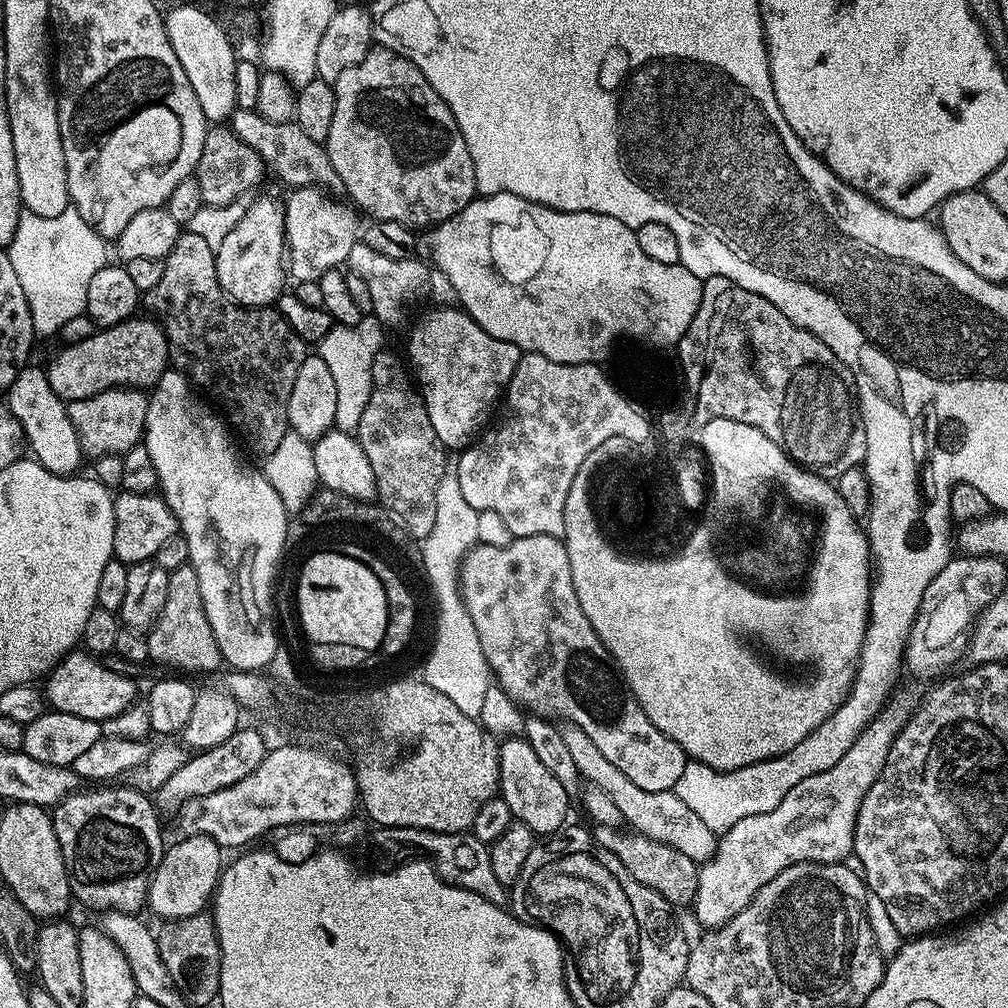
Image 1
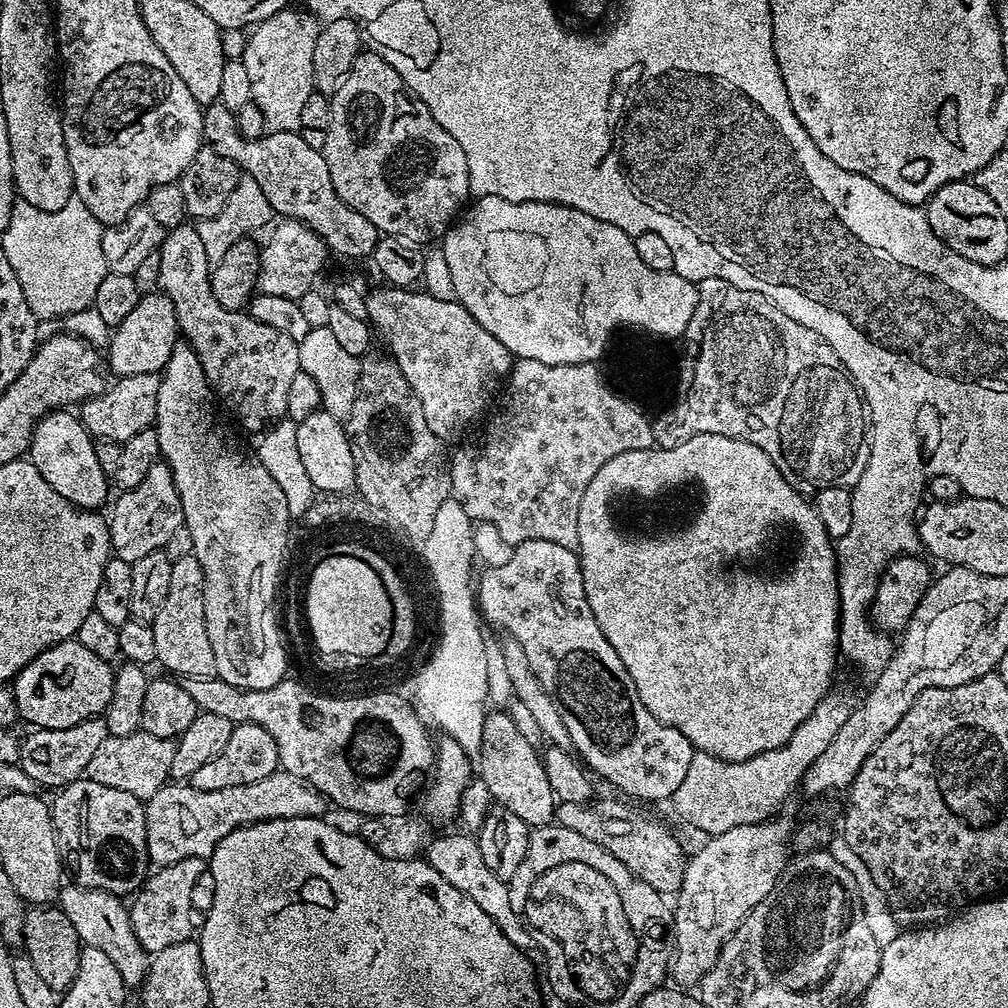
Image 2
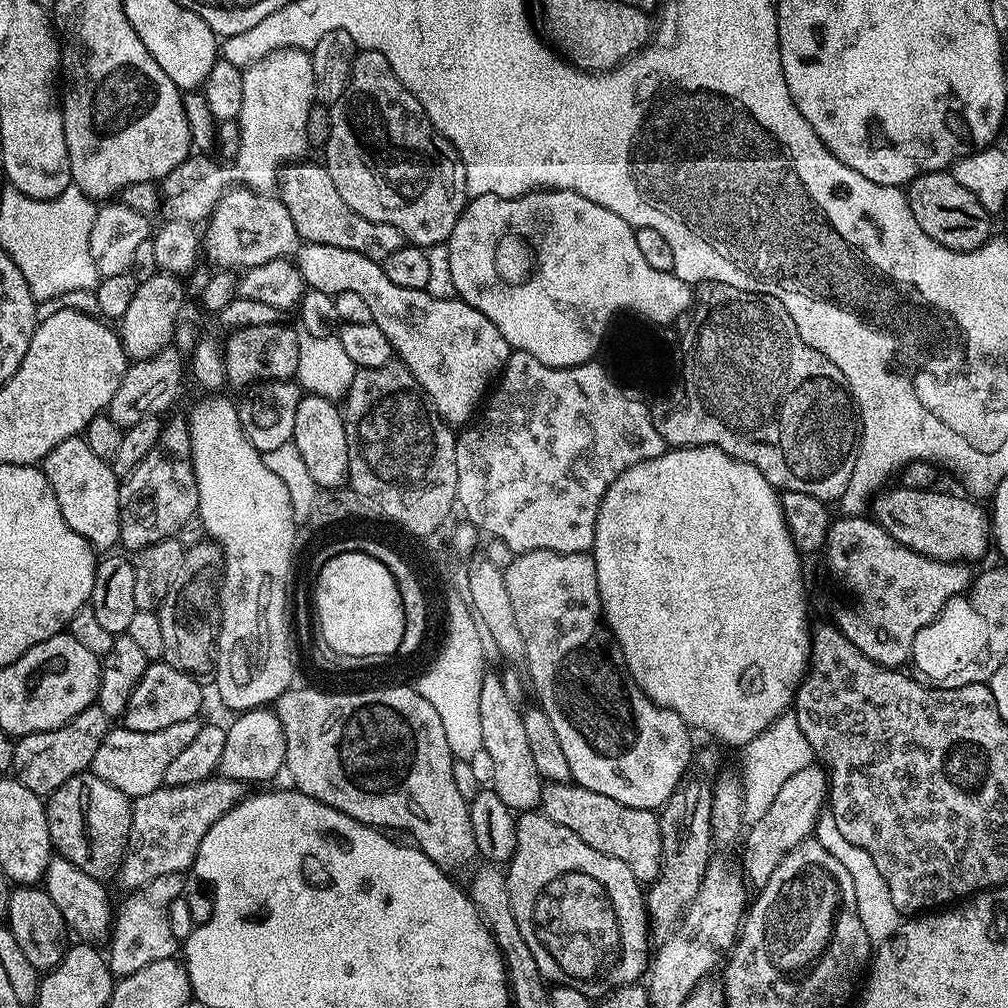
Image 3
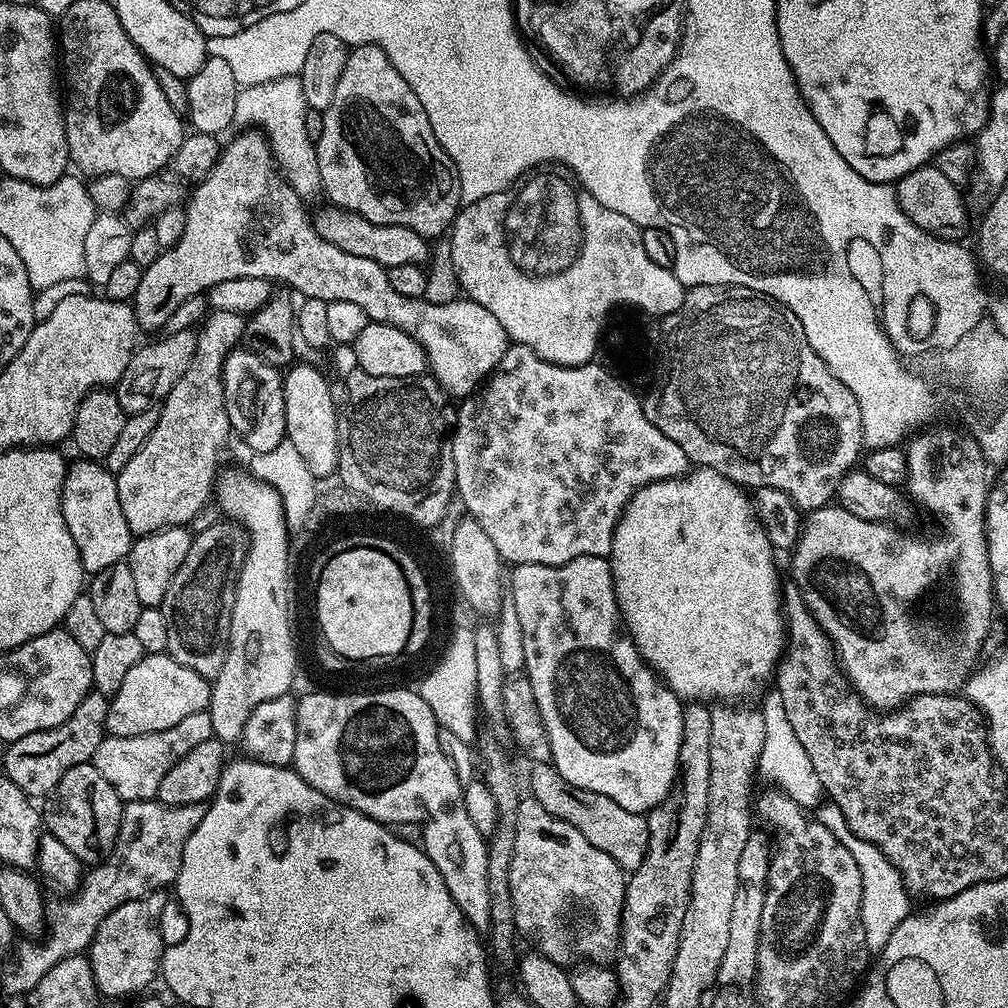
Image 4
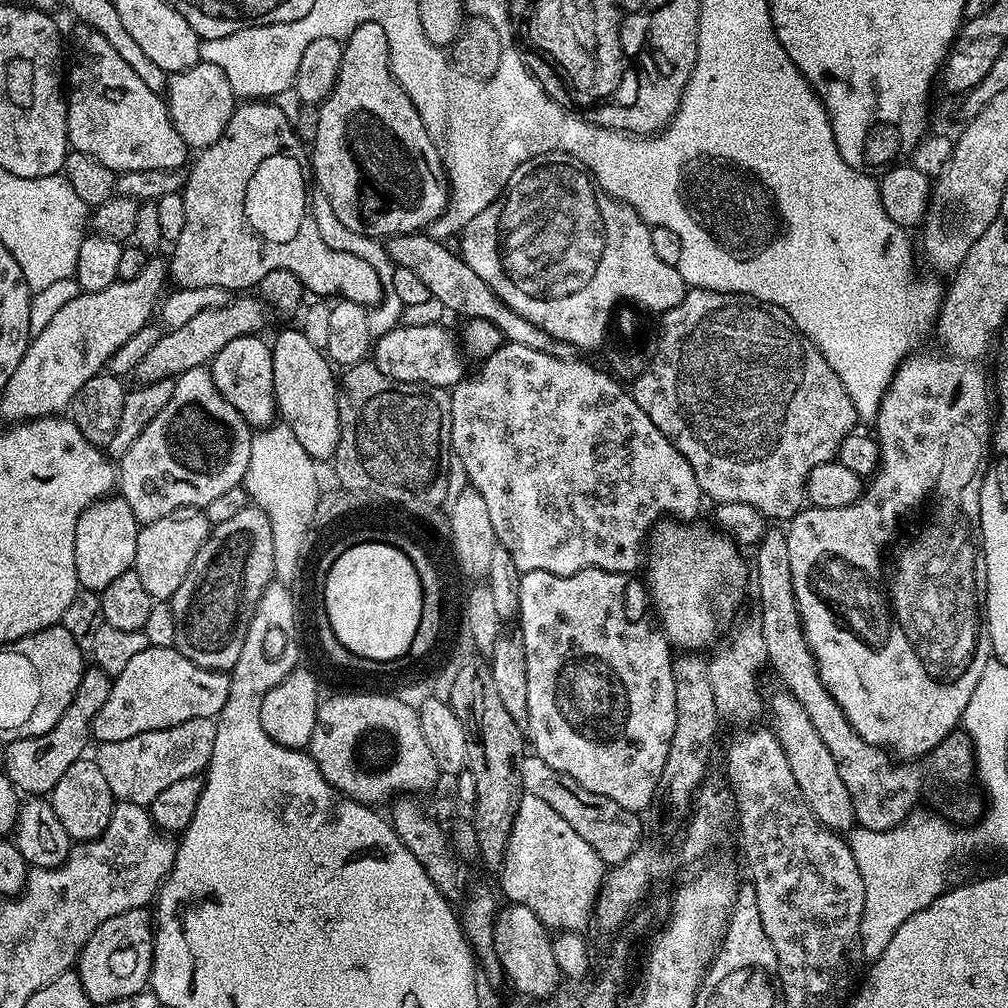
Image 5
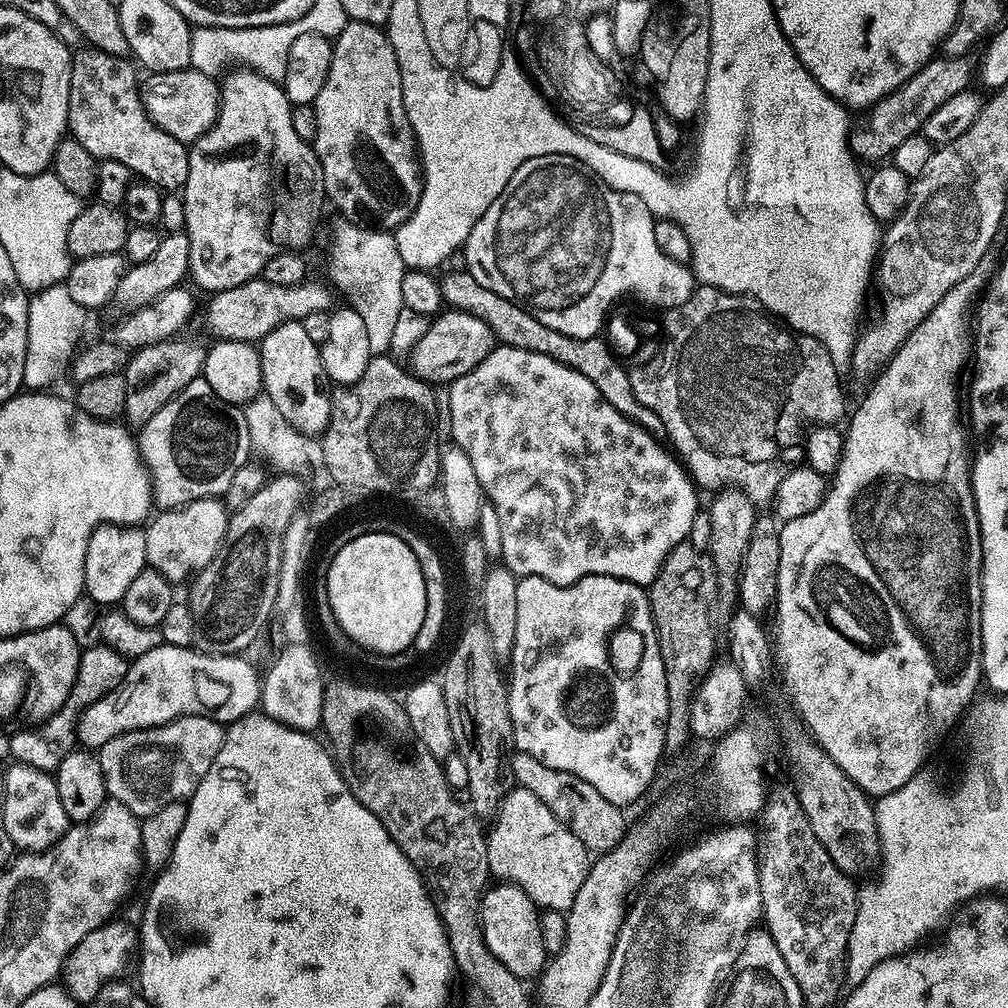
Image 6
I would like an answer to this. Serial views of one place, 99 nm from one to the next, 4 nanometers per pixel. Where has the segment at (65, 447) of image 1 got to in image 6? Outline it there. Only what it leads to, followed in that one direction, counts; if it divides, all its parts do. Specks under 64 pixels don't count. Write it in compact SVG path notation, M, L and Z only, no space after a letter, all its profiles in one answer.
M100 524L88 538L84 554L83 591L95 604L119 605L127 587L146 567L146 542L143 531L136 526L123 524Z

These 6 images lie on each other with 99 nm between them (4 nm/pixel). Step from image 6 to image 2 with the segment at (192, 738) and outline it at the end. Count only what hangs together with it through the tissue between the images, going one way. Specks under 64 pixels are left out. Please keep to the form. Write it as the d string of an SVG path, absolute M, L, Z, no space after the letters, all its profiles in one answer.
M142 730L129 736L109 735L90 757L84 776L102 782L102 786L114 786L114 790L126 790L126 794L134 794L147 802L162 785L169 783L175 749L176 740L154 738L154 734Z

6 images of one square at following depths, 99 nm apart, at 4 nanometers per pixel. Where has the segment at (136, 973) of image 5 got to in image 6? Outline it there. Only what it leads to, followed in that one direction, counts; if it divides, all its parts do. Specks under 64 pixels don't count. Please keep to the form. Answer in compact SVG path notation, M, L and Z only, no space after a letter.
M112 918L108 923L98 926L98 930L90 930L90 934L86 934L86 938L82 938L82 942L78 942L78 946L74 946L74 950L70 950L70 954L64 963L62 973L62 983L64 989L75 998L77 1005L87 1006L94 998L94 994L98 994L98 990L102 990L102 986L106 986L112 980L119 980L125 975L124 967L128 964L128 959L133 959L134 953L138 948L138 932L135 927L132 928L128 924L123 924L119 918Z

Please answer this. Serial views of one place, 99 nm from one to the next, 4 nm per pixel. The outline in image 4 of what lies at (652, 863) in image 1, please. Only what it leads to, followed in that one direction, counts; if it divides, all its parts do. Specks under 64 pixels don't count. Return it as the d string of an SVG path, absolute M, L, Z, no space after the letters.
M550 762L532 764L530 770L532 773L528 776L528 784L526 780L526 788L532 791L529 792L531 799L538 801L549 814L554 814L554 818L570 822L570 826L574 826L574 830L578 830L578 834L590 842L590 846L598 846L602 854L610 854L620 868L635 870L642 866L648 849L647 815L618 806L618 802L614 802L614 798L606 798L606 794L594 794L594 790L570 786L570 782L566 782L566 778L562 778L562 774L558 774Z

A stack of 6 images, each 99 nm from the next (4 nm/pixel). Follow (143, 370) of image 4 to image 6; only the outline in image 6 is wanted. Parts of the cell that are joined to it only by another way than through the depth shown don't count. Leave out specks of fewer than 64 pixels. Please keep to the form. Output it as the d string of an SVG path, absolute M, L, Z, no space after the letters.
M263 278L247 280L242 286L211 293L208 304L208 332L219 340L241 340L255 345L266 338L270 330L291 320L303 322L310 314L328 312L333 307L333 289L315 284L312 278L302 284L275 284Z

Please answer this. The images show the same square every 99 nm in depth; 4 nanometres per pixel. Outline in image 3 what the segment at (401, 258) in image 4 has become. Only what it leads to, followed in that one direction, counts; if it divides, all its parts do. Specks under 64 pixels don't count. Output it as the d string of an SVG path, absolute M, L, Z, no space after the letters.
M300 162L289 167L288 180L281 179L278 189L279 198L290 212L294 230L300 235L301 241L334 246L342 252L362 254L377 262L383 262L390 254L394 254L394 250L405 247L404 236L398 230L385 224L370 222L354 214L354 210L350 210L350 206L342 202L338 194L338 186L334 186L334 178L330 178L327 167L323 163L304 163Z

